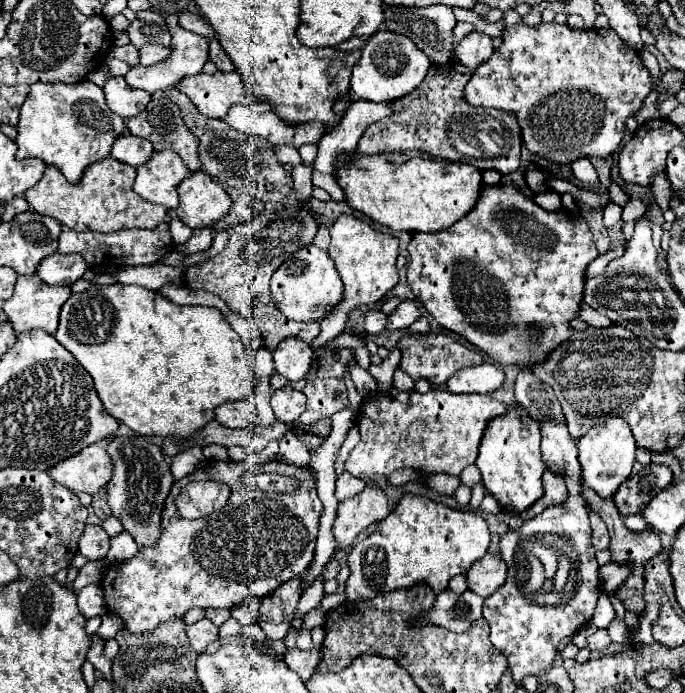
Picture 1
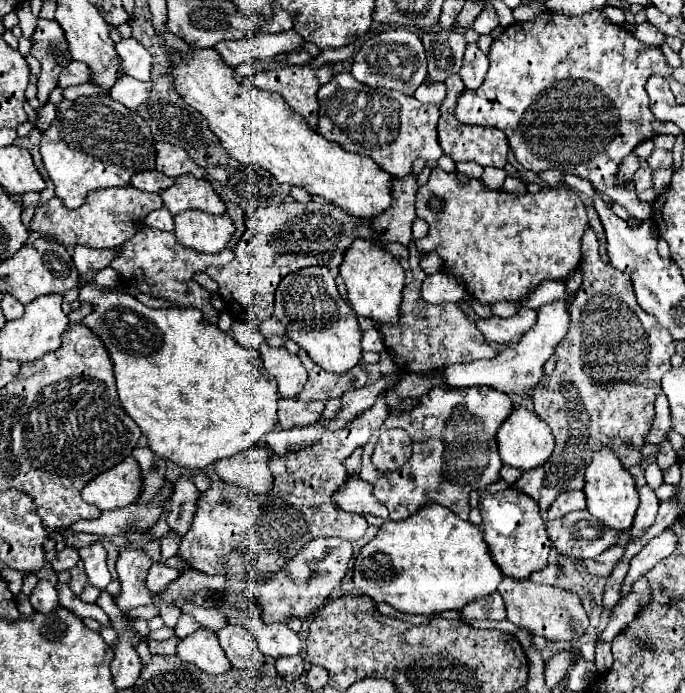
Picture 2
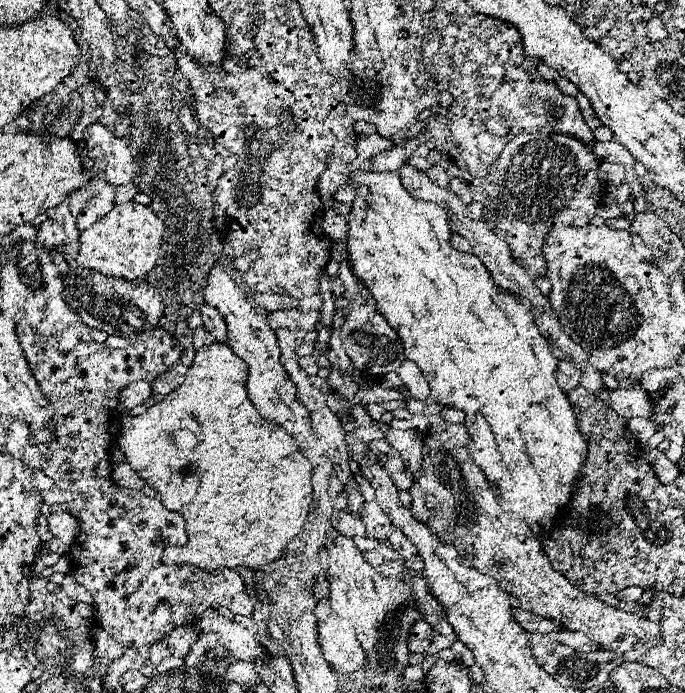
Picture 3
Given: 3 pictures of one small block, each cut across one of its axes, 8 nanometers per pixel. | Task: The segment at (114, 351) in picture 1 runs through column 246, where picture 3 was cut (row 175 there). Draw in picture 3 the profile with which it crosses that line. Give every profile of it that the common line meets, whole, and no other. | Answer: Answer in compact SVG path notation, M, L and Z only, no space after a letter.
M356 170L356 174L352 174L350 180L354 184L358 184L356 200L352 202L350 214L346 218L348 232L344 236L344 244L346 244L344 250L346 250L348 262L352 266L352 272L370 290L372 298L376 300L376 306L378 306L380 314L384 314L384 318L388 318L388 324L394 330L398 330L398 334L400 334L400 338L404 342L408 358L414 360L424 372L428 372L426 380L428 380L430 390L432 390L430 400L442 402L442 404L452 404L452 406L460 408L466 414L470 446L472 446L472 452L474 452L474 464L484 470L490 486L494 486L496 494L504 500L502 506L506 510L512 510L514 514L518 514L518 518L522 518L524 522L528 522L528 524L537 522L546 529L548 522L552 522L552 518L556 517L556 510L559 510L560 506L563 505L562 498L568 494L570 482L572 482L574 474L580 470L580 466L582 466L582 462L586 458L586 440L584 440L584 436L580 434L580 430L576 426L576 414L574 414L574 410L572 410L572 406L568 402L566 392L554 380L554 370L556 370L556 362L558 360L556 360L556 356L554 356L554 352L550 348L550 342L542 336L542 332L536 326L530 302L520 298L512 290L500 288L492 280L488 268L484 266L484 262L478 256L454 250L450 246L450 242L448 242L448 238L452 236L452 230L448 226L448 218L446 218L444 206L438 206L436 202L416 202L406 192L400 176L396 176L392 172L378 172L378 170Z

